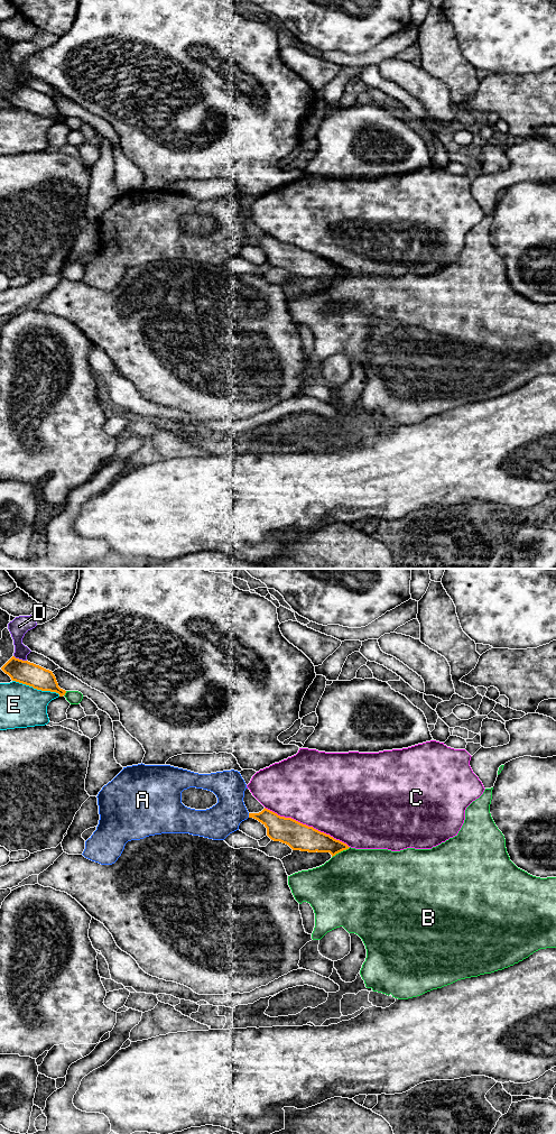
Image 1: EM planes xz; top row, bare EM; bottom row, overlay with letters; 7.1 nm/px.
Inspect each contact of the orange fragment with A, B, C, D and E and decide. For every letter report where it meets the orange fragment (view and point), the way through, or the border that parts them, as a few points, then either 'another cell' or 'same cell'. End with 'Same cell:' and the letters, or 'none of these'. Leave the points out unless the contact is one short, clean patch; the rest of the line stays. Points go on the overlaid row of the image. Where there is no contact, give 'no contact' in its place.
A: xz (249, 816) | another cell
B: xz (341, 850) | another cell
C: xz (307, 826) | another cell
D: xz (20, 660) | along xz (14, 655), (26, 661) | another cell
E: xz (36, 688) | another cell
Same cell: none of these

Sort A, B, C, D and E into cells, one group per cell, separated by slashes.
A / B / C / D / E

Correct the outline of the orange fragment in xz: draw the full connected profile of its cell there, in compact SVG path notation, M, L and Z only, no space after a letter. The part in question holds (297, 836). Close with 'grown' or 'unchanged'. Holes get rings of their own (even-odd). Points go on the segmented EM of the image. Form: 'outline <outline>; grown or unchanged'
outline M263 809L259 813L249 813L267 828L267 836L274 841L288 845L293 850L308 852L330 852L333 856L350 847L313 827L303 824L291 818L280 817Z; unchanged

